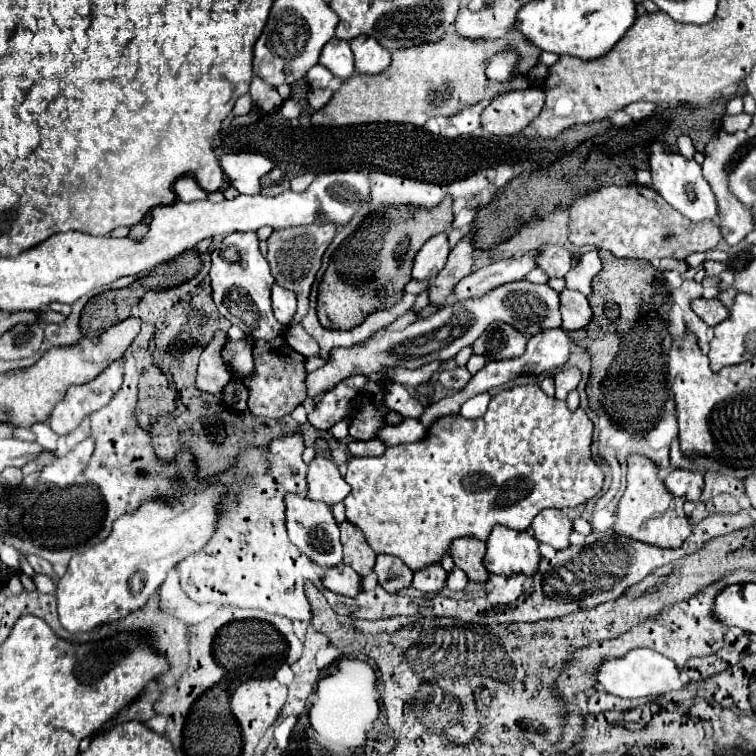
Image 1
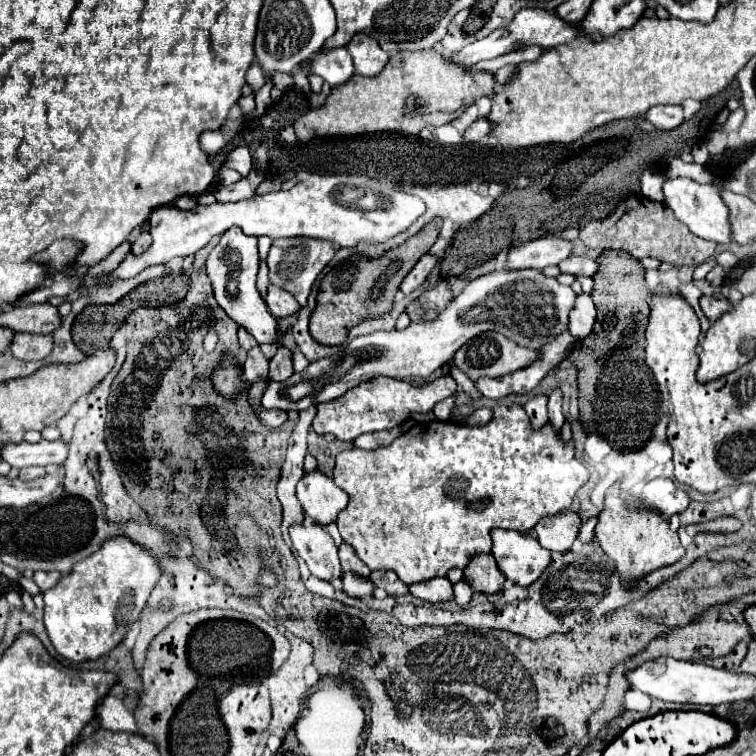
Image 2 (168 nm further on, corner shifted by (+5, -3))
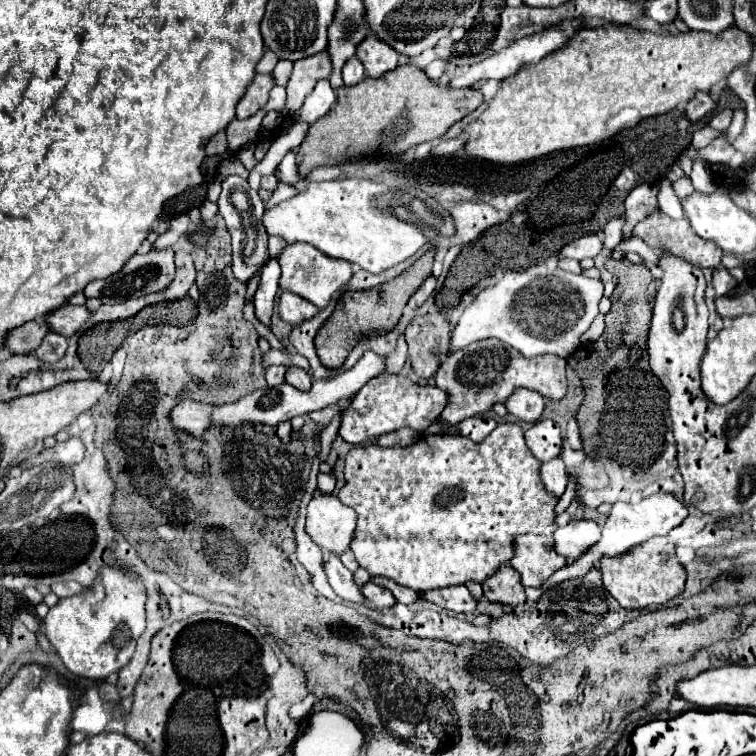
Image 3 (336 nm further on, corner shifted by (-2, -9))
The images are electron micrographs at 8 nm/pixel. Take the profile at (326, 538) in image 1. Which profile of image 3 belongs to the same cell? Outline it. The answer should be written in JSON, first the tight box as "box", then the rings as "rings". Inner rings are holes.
{"box":[322,556,364,602],"rings":[[[330,556],[322,562],[322,568],[328,576],[328,584],[332,586],[332,590],[344,598],[344,600],[350,600],[350,602],[364,602],[364,596],[360,592],[360,588],[356,586],[354,578],[352,578],[352,572],[340,562],[338,556]]]}

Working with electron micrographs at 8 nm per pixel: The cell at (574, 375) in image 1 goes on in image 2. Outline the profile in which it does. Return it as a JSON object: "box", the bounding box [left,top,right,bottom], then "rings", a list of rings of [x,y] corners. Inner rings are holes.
{"box":[549,390,565,432],"rings":[[[553,390],[549,394],[549,424],[559,432],[565,424],[565,416],[563,416],[563,410],[561,410],[561,392],[559,390]]]}

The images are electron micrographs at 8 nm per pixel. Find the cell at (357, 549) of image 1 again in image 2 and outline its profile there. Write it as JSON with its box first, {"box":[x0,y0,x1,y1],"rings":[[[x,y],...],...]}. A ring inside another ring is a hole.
{"box":[339,542,371,578],"rings":[[[345,542],[339,546],[339,558],[341,558],[343,572],[353,572],[353,574],[359,574],[359,576],[365,576],[365,578],[371,574],[371,570],[355,556],[353,548]]]}

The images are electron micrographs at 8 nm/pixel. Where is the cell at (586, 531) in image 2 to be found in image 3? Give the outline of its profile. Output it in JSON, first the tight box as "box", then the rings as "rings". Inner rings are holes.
{"box":[542,492,688,590],"rings":[[[658,492],[652,494],[644,500],[640,500],[638,504],[626,504],[626,502],[616,502],[608,514],[608,520],[602,526],[602,538],[596,546],[592,546],[590,550],[576,558],[572,564],[564,566],[560,572],[556,572],[556,576],[552,576],[552,580],[548,580],[546,586],[542,586],[542,590],[548,590],[550,586],[568,580],[568,578],[576,578],[576,576],[584,576],[590,568],[593,568],[594,561],[600,560],[603,556],[618,556],[622,552],[626,552],[628,548],[634,548],[638,544],[644,544],[648,538],[652,536],[666,536],[672,528],[676,528],[678,524],[682,524],[682,520],[688,516],[688,508],[676,500],[674,494],[668,492]]]}

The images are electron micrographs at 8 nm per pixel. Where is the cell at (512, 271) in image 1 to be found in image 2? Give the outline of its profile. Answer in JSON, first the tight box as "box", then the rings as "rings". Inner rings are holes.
{"box":[509,238,573,268],"rings":[[[537,238],[509,250],[511,268],[545,268],[565,260],[573,244],[565,238]]]}

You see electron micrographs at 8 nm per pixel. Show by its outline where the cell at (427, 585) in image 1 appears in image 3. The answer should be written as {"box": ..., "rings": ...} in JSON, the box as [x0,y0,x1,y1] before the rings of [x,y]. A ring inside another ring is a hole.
{"box":[420,586,476,614],"rings":[[[450,586],[450,588],[436,588],[436,590],[428,590],[424,594],[420,594],[424,600],[442,606],[450,612],[456,614],[466,614],[472,612],[476,606],[476,600],[470,596],[466,586]]]}

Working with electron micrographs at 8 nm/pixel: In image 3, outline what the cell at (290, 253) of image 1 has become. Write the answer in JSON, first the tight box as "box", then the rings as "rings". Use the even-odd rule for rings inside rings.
{"box":[278,242,352,308],"rings":[[[302,242],[288,244],[282,250],[282,254],[278,256],[278,262],[282,266],[280,290],[294,292],[294,294],[302,296],[304,300],[316,304],[318,308],[326,308],[332,294],[336,290],[340,290],[342,286],[346,286],[350,276],[352,276],[352,268],[348,262],[336,260],[332,256],[324,256],[324,252],[320,252],[318,248],[312,248],[310,244],[302,244]]]}

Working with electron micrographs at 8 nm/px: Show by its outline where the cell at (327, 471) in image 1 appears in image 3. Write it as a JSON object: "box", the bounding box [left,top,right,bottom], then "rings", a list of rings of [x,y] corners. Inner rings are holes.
{"box":[306,492,356,554],"rings":[[[316,492],[308,504],[306,532],[312,540],[332,554],[342,554],[352,540],[356,528],[356,512],[342,504],[334,494]]]}

